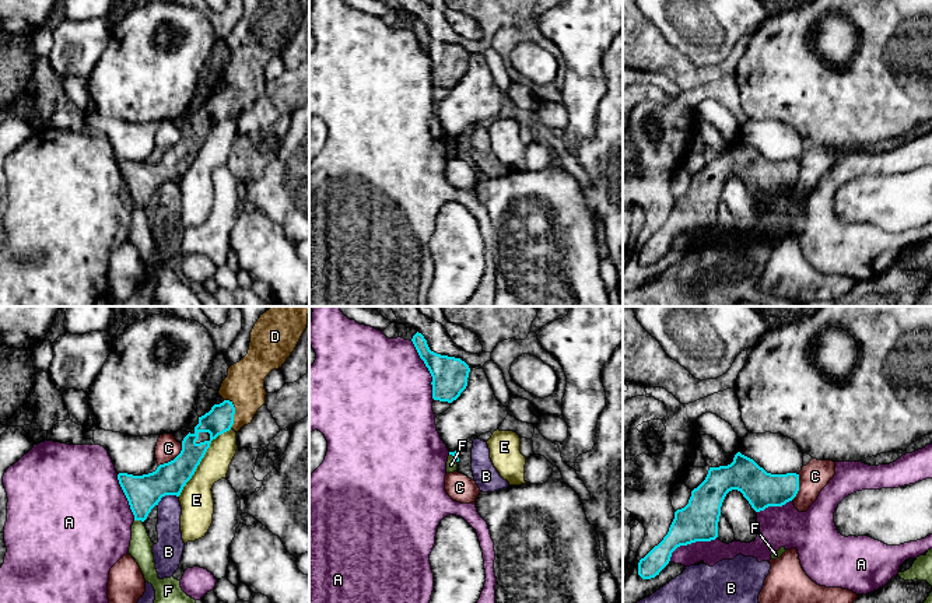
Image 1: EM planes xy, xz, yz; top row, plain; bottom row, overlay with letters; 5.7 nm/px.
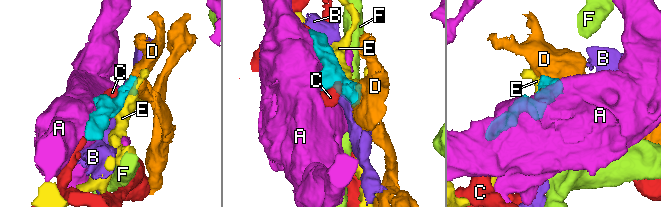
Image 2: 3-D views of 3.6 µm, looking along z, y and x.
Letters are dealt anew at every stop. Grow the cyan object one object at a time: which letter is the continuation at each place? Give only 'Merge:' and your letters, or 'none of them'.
Merge: D

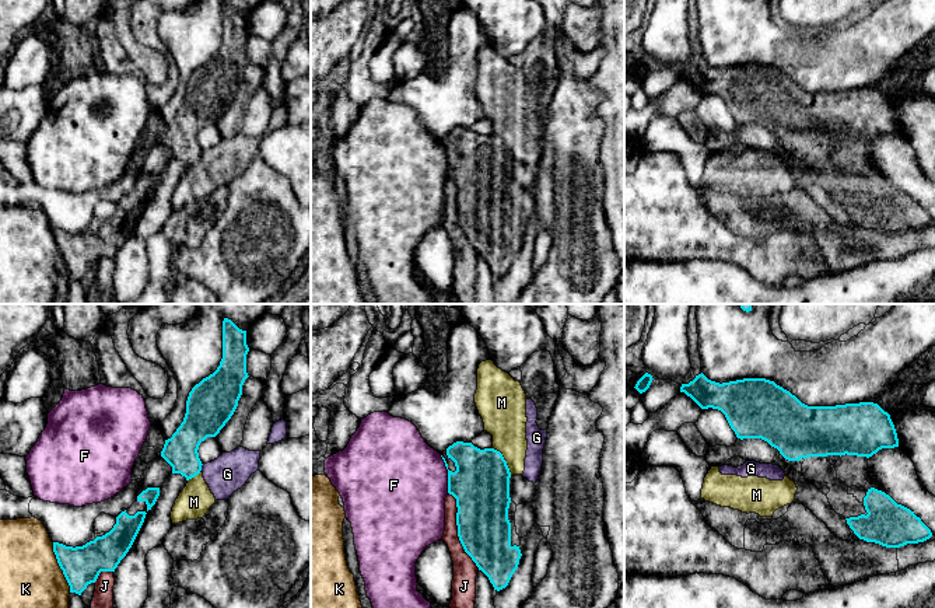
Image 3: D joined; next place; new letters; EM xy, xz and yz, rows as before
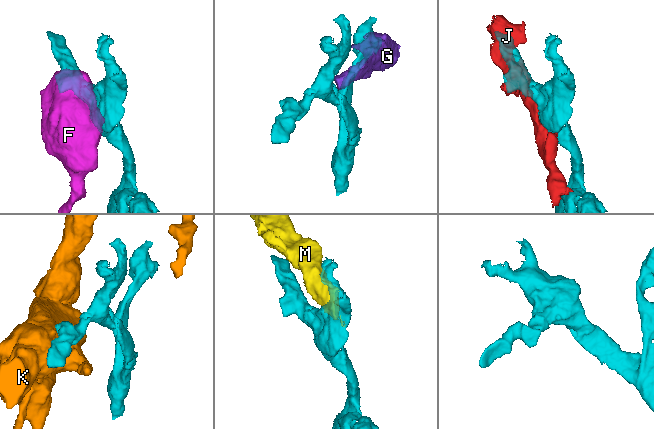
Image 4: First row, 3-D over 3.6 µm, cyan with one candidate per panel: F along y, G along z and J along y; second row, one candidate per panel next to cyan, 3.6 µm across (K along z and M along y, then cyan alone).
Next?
Merge: none of them

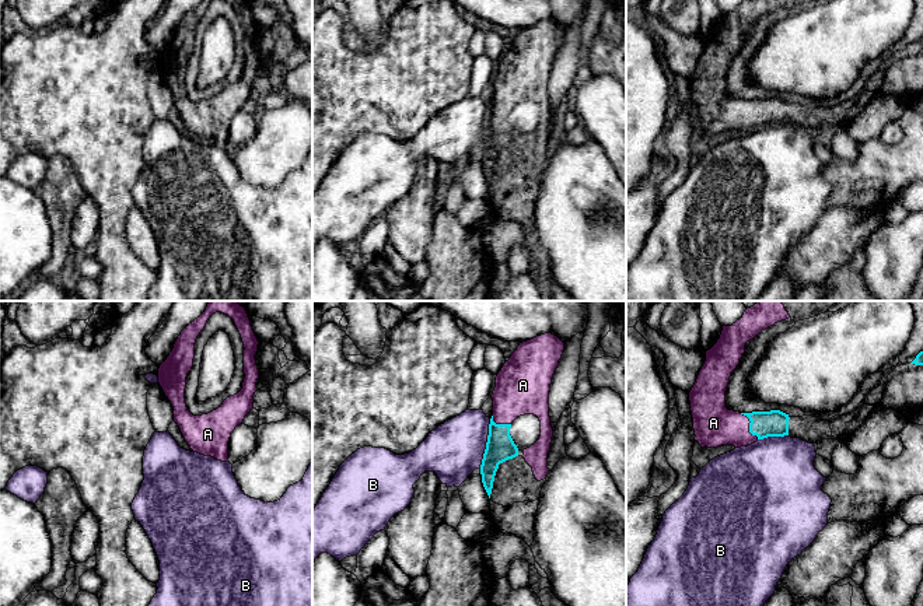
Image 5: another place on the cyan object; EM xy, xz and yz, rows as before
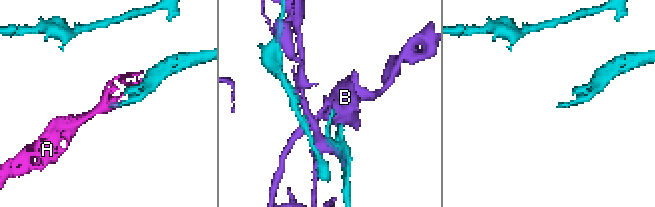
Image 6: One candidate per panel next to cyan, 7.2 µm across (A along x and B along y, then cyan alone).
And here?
Merge: A

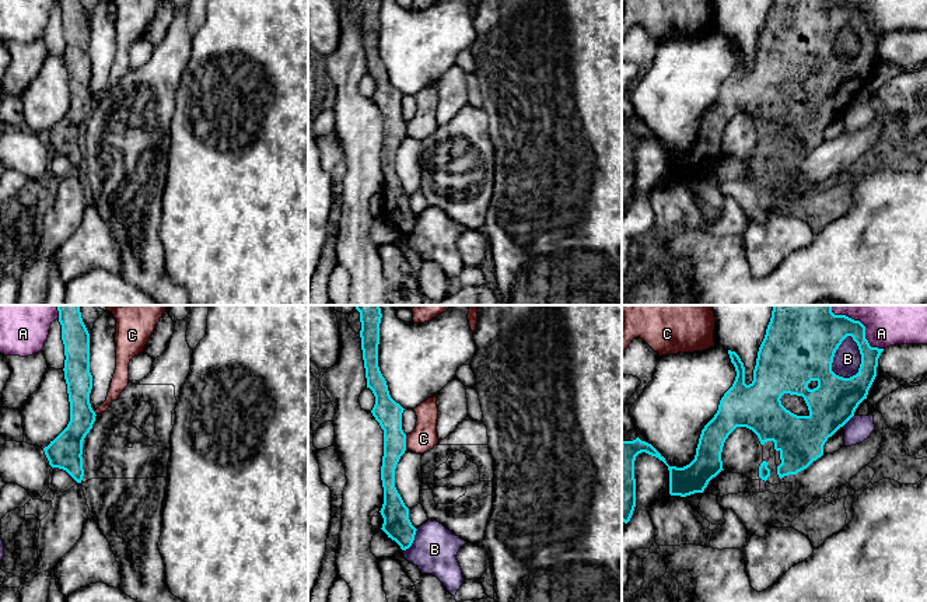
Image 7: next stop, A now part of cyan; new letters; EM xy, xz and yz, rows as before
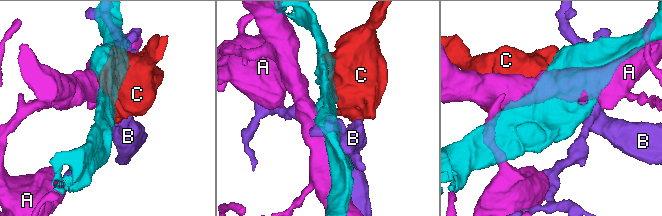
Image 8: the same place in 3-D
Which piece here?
Merge: none of them

